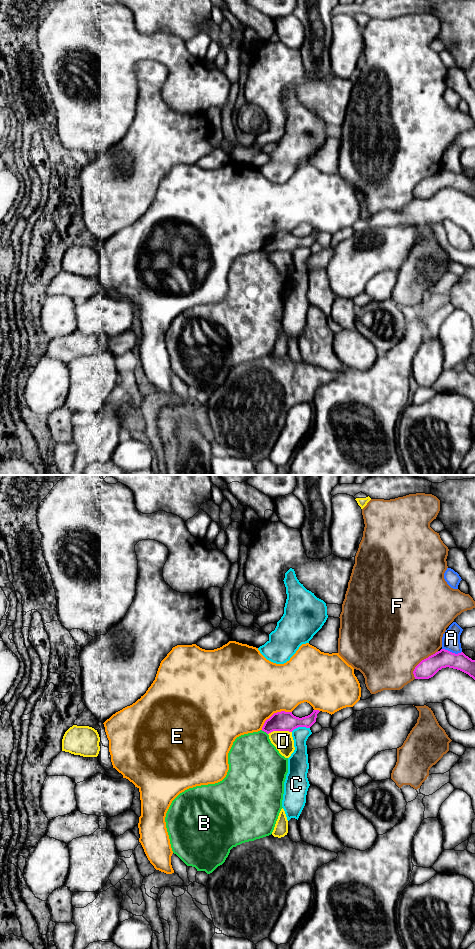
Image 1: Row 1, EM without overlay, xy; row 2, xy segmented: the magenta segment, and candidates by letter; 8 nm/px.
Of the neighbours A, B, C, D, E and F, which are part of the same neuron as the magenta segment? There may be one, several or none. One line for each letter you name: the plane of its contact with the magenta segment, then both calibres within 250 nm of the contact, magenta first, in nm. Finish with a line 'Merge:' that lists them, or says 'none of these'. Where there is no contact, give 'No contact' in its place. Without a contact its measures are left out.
Merge: none of these

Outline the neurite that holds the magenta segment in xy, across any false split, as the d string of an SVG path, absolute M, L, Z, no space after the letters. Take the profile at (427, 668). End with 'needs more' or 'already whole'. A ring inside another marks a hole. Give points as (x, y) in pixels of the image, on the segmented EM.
M441 649L422 660L415 667L413 674L415 679L429 679L446 667L460 670L475 680L475 660L472 660L463 652L455 654L445 649Z | already whole

